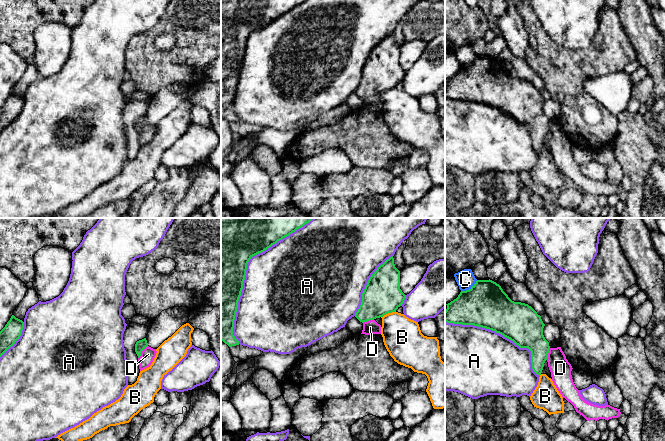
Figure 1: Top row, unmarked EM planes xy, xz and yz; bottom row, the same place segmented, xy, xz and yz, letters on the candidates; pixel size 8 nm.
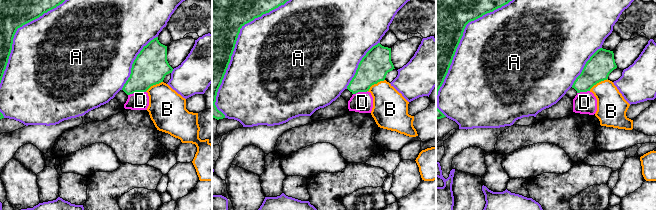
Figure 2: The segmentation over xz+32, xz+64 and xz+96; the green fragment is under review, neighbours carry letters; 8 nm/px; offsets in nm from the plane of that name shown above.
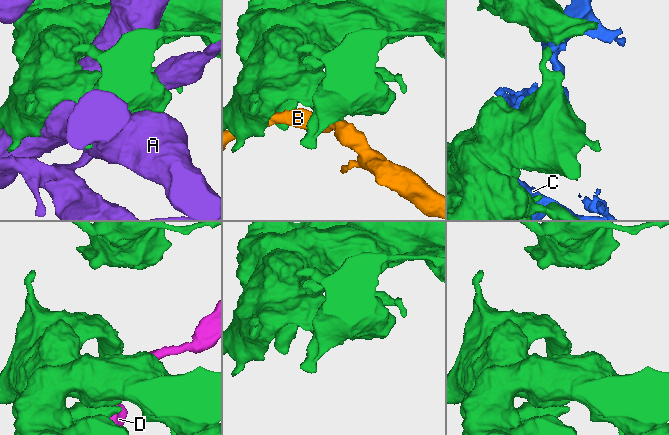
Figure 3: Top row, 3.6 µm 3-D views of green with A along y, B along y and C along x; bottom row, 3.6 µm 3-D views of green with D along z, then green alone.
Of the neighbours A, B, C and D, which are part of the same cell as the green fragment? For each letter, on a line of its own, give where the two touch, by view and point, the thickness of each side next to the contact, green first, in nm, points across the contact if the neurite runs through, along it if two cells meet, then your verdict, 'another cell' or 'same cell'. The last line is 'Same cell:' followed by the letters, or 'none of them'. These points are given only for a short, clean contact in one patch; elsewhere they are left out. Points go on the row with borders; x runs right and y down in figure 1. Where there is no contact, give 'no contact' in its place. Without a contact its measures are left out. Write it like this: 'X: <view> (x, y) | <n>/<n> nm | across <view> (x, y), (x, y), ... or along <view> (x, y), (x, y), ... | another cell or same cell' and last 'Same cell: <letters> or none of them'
A: xz (246, 269) | 460/480 nm | another cell
B: xz (388, 312) | 300/320 nm | another cell
C: yz (469, 289) | 360/150 nm | another cell
D: xy (141, 351) | 90/110 nm | along xy (148, 346), (141, 352), (138, 358) | another cell
Same cell: none of them

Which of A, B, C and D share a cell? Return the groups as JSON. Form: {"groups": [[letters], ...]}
{"groups": [["A"], ["B"], ["C"], ["D"]]}

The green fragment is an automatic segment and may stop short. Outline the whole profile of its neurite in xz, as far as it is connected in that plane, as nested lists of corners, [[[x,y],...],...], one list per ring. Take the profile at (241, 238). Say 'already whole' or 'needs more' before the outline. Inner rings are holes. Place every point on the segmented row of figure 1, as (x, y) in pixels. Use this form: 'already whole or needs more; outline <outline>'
already whole; outline [[[221,218],[221,341],[229,347],[239,345],[239,341],[233,335],[233,328],[249,260],[302,228],[312,219]]]

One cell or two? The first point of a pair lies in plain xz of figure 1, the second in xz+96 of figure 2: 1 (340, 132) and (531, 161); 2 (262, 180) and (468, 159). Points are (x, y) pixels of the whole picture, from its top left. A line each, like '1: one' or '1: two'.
1: two
2: two

